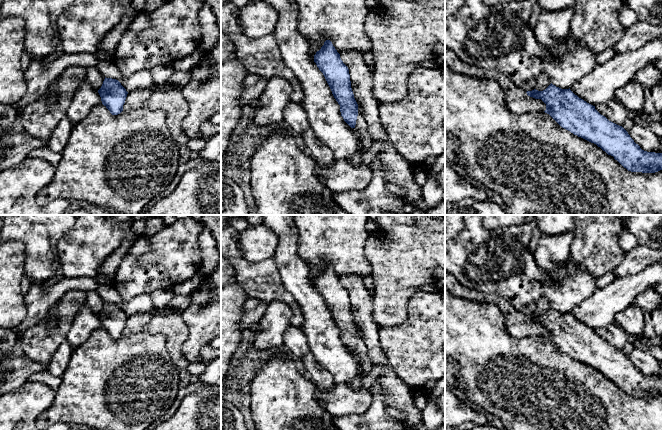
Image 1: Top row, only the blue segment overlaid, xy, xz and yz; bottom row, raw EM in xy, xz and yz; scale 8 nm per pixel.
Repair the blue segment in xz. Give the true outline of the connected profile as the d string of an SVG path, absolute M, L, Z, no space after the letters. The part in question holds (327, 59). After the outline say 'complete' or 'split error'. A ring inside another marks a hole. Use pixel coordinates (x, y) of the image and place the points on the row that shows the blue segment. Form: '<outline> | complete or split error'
M326 40L321 49L316 52L314 62L323 73L334 98L340 105L344 121L351 128L355 128L358 104L351 88L349 69L330 40Z | complete

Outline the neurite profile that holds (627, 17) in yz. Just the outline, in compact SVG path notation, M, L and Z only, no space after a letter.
M623 0L622 7L619 12L619 21L624 28L630 28L638 22L635 12Z

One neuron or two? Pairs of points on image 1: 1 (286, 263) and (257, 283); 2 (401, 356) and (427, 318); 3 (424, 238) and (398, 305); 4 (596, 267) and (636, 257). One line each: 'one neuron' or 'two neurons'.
1: two neurons
2: one neuron
3: one neuron
4: two neurons

